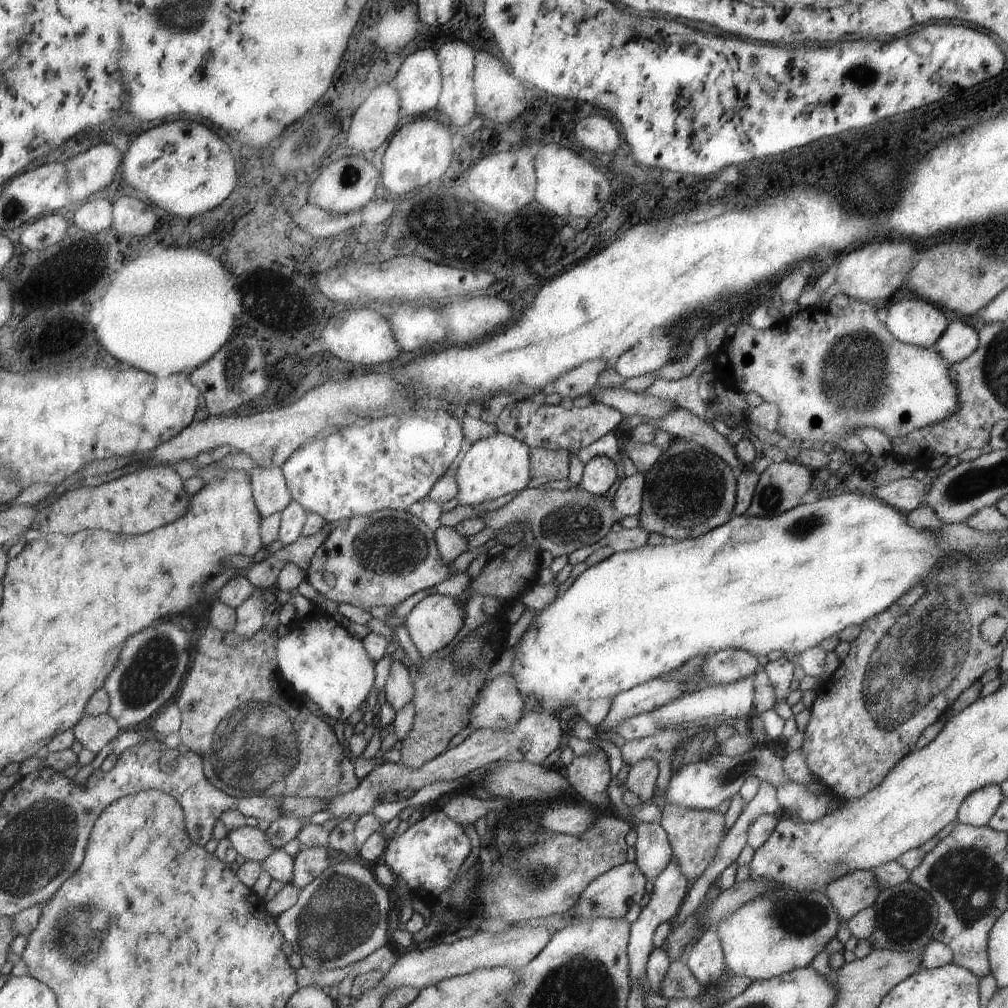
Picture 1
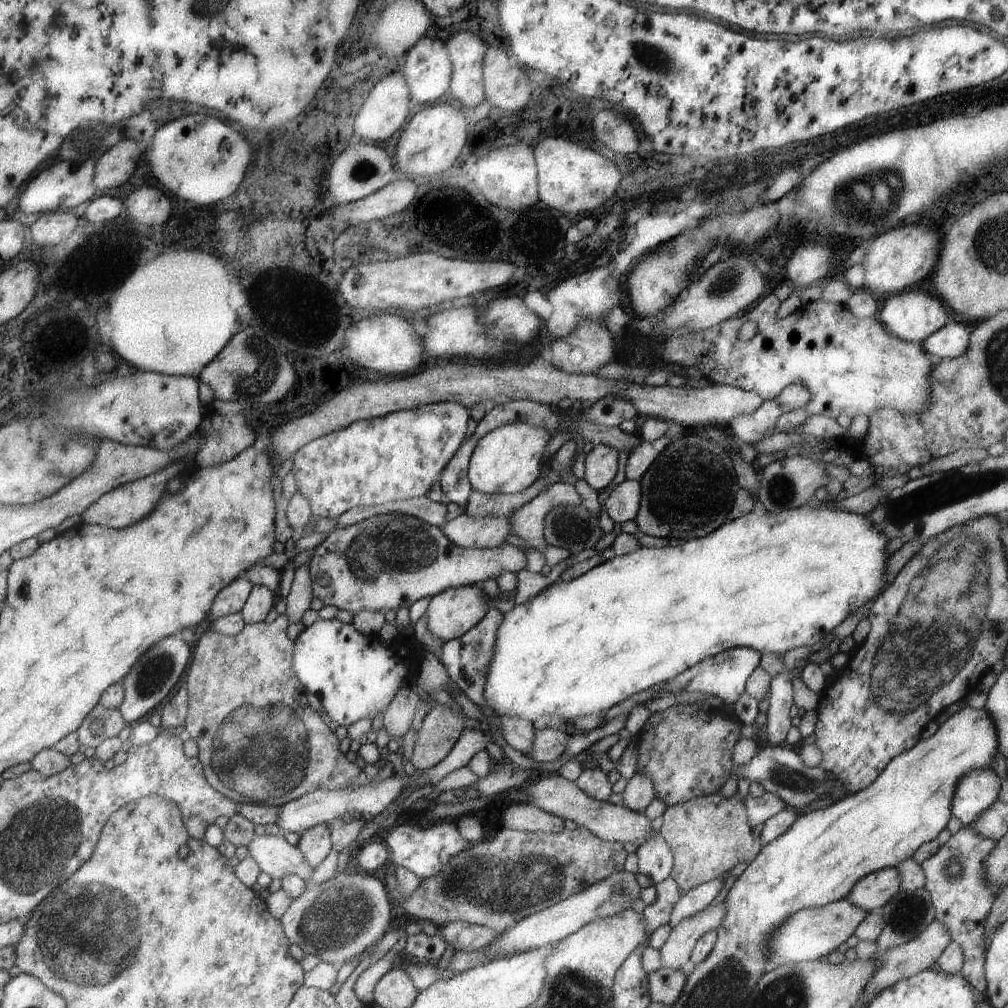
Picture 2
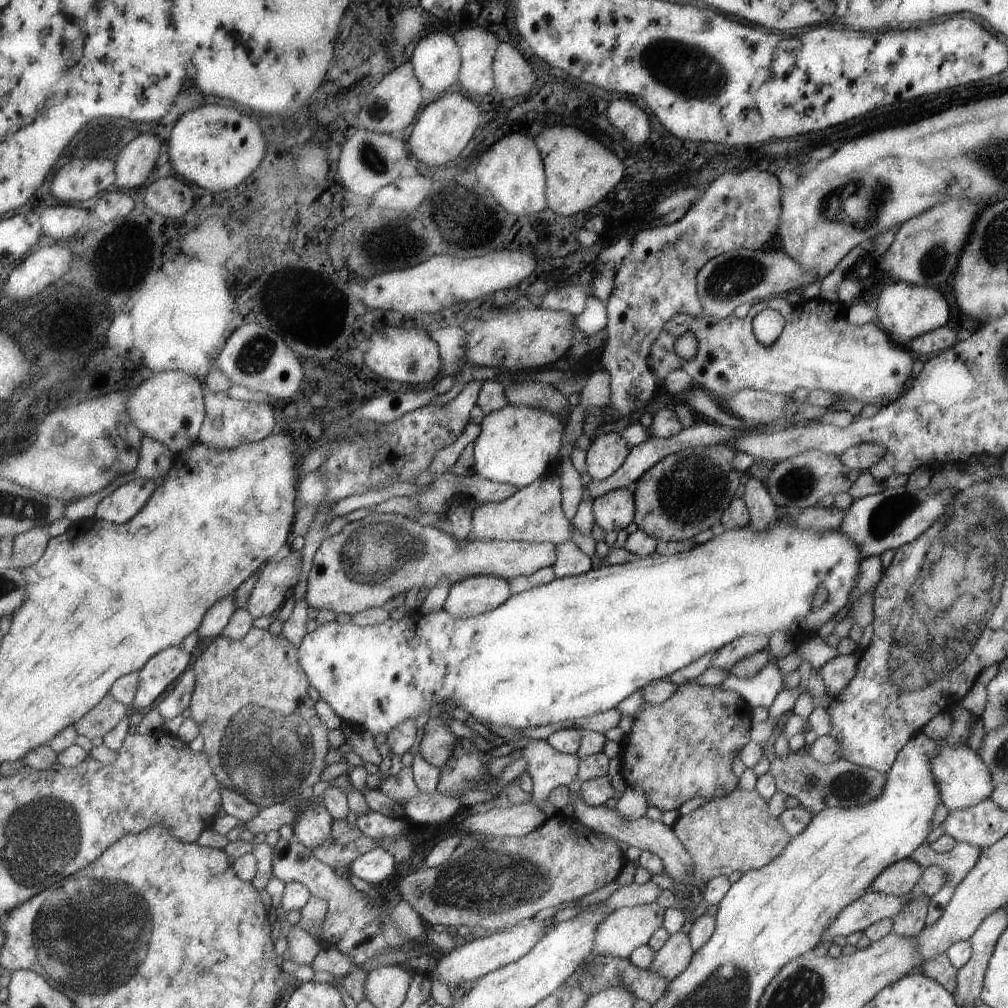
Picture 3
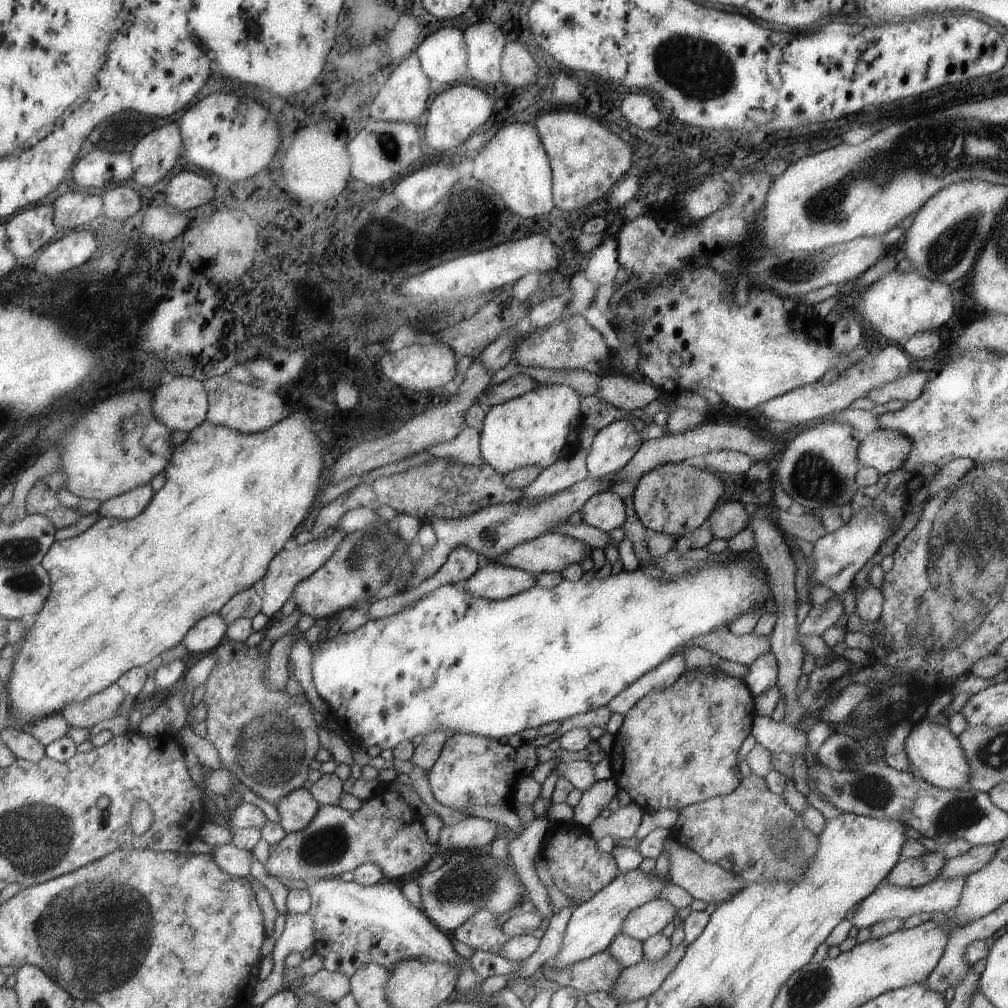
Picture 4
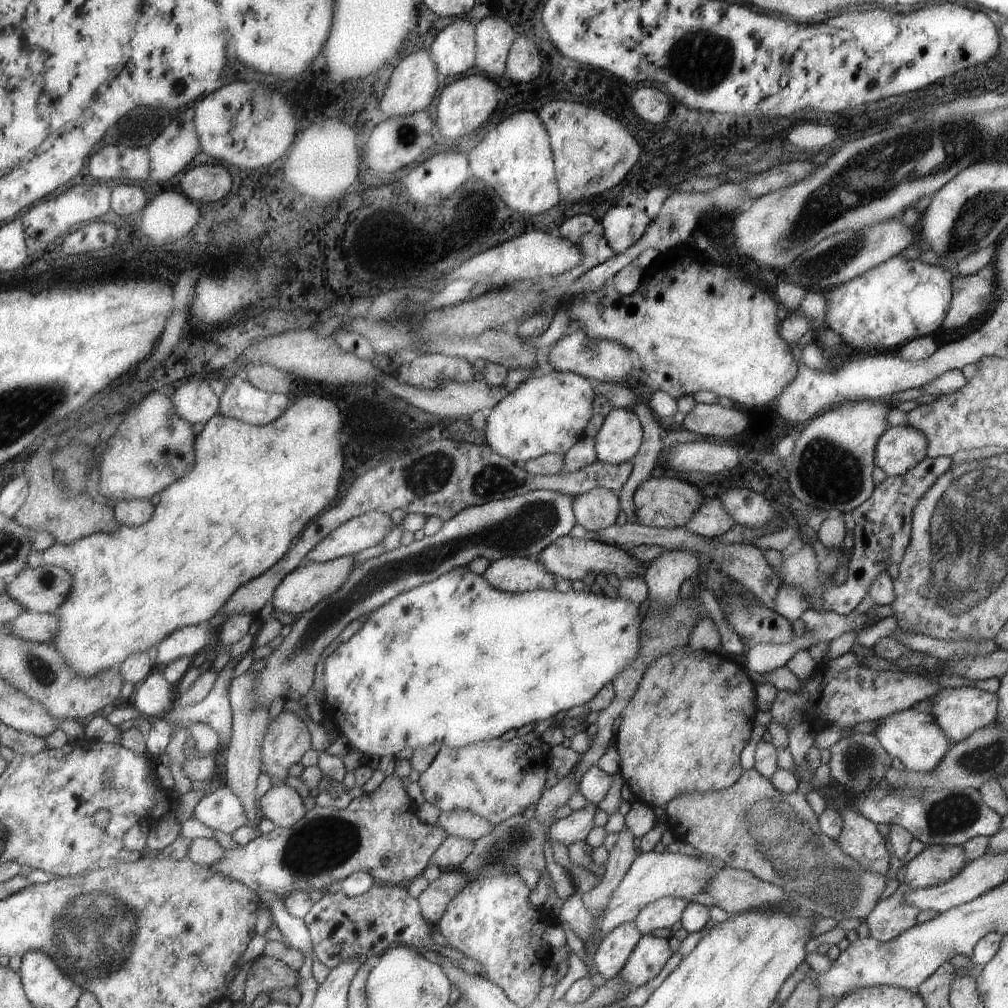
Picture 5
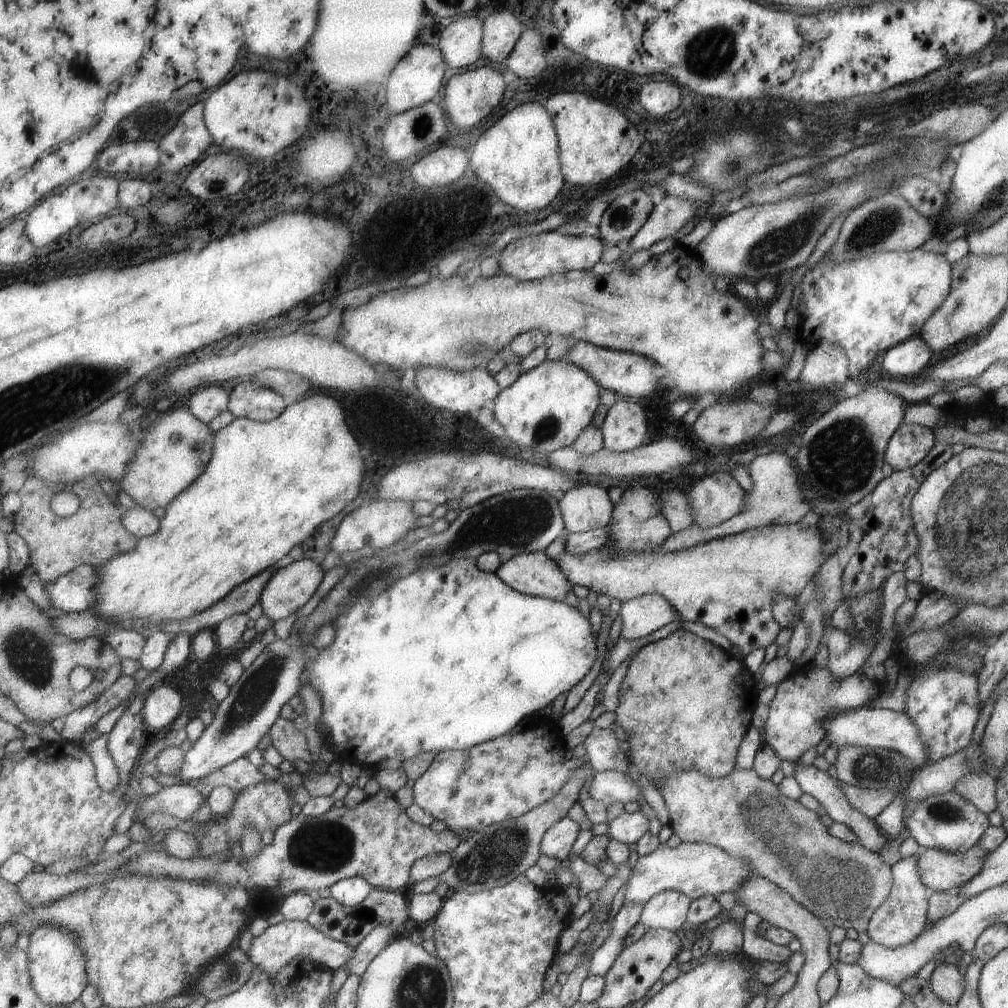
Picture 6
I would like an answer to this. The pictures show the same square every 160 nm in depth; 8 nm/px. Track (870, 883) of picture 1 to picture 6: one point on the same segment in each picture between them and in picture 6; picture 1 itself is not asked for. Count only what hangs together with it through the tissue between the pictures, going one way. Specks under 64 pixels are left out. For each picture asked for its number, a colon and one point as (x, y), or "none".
2: (871, 892)
3: (898, 879)
4: (911, 872)
5: (935, 864)
6: (941, 871)

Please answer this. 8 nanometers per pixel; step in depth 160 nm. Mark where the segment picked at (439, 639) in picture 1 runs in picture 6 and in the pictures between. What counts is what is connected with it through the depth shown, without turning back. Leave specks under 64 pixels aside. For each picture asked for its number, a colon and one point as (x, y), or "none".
2: (451, 612)
3: (477, 594)
4: (494, 581)
5: (510, 574)
6: (534, 574)

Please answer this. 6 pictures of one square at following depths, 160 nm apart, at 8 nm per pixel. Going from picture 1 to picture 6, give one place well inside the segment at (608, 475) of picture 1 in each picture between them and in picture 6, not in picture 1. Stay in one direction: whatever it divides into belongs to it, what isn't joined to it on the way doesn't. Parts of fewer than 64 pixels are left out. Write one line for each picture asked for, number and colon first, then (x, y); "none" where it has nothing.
2: (600, 464)
3: (606, 453)
4: (612, 447)
5: (616, 442)
6: (624, 427)

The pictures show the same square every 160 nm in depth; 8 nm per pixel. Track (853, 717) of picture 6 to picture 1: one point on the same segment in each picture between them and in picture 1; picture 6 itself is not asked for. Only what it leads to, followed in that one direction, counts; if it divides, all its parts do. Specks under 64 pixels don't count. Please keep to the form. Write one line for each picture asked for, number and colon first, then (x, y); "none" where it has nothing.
1: (976, 808)
2: (976, 789)
3: (962, 780)
4: (934, 754)
5: (914, 738)

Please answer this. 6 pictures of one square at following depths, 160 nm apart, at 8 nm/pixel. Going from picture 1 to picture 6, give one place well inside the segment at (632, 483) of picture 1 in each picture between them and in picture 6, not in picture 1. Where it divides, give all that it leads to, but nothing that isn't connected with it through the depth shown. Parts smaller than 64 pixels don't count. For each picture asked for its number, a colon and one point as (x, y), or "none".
2: (621, 504)
3: (613, 511)
4: (605, 511)
5: (597, 508)
6: (583, 508)

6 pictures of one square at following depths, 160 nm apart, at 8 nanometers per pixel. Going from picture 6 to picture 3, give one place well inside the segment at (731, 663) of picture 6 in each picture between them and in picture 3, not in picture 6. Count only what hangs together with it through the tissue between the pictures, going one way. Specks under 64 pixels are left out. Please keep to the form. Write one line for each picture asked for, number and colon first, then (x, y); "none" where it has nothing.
3: (683, 748)
4: (677, 746)
5: (691, 714)

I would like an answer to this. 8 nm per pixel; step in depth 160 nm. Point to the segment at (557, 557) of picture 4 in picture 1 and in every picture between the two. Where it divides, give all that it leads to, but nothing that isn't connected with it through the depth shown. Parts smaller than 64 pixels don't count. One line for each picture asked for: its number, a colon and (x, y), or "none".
1: (379, 559)
2: (385, 562)
3: (371, 560)

